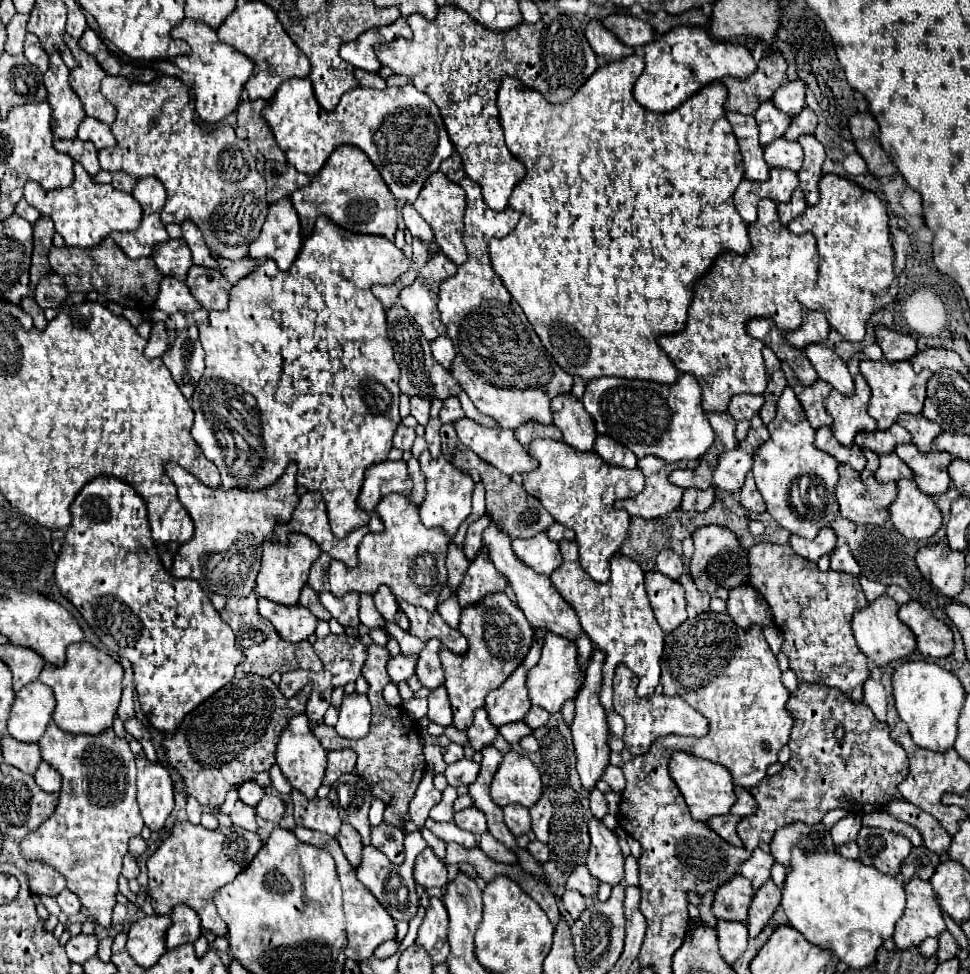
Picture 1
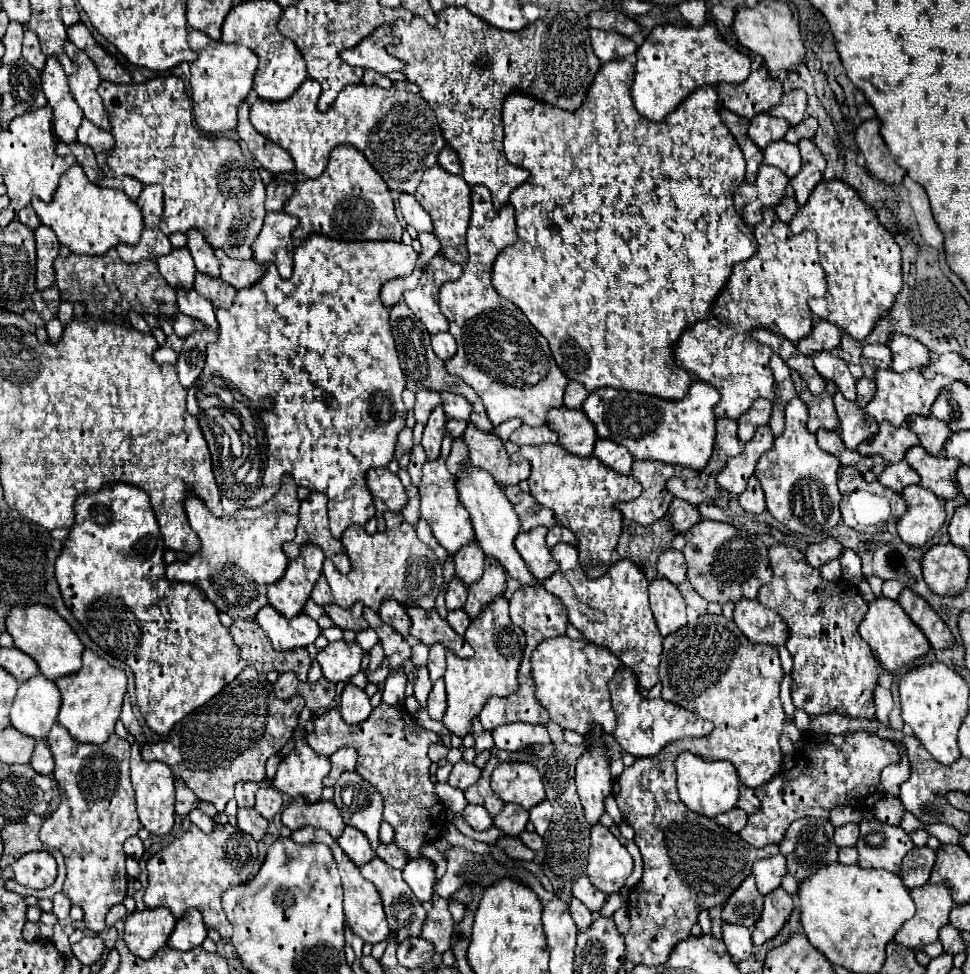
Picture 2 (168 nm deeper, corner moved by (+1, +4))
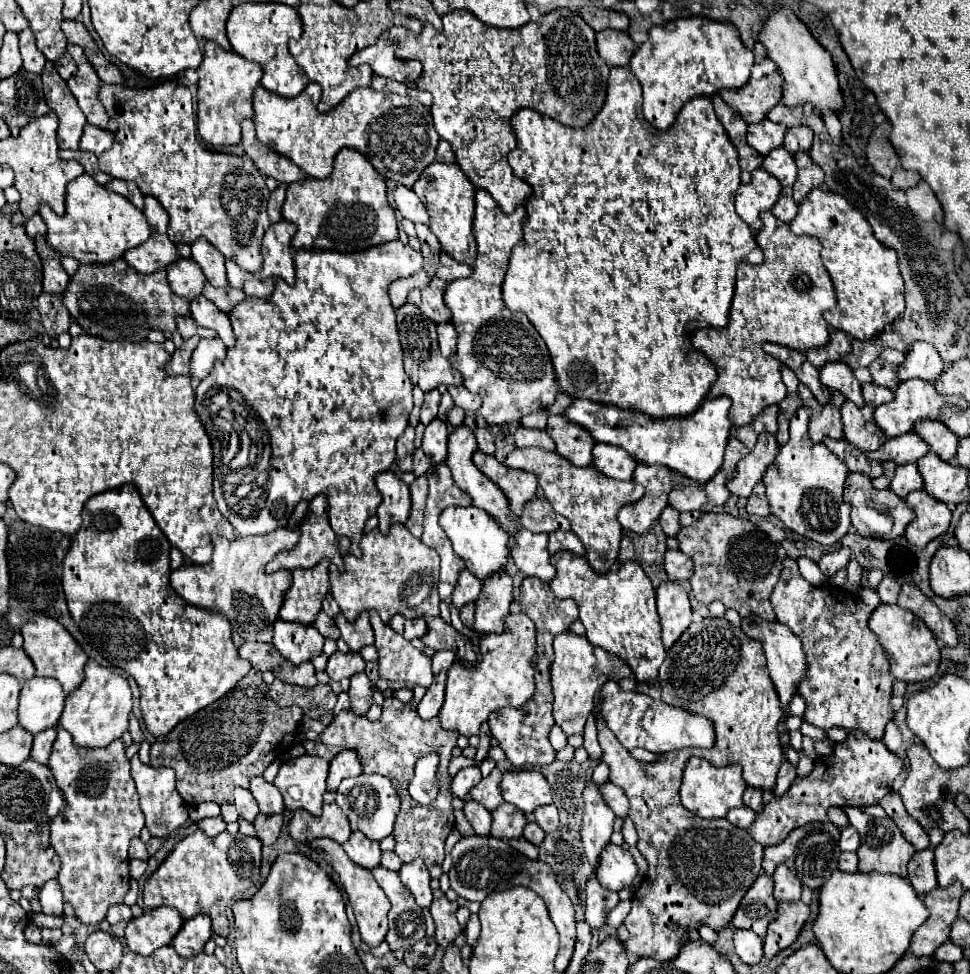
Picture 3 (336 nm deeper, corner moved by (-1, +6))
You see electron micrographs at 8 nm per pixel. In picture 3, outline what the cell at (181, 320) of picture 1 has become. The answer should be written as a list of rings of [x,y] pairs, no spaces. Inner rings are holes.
[[[178,316],[176,324],[178,324],[178,332],[182,334],[184,340],[188,340],[194,334],[198,334],[198,324],[192,318],[188,318],[188,316]]]

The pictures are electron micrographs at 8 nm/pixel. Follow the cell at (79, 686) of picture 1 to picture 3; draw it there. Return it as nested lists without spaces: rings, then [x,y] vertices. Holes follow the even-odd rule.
[[[94,660],[86,662],[84,682],[66,696],[66,708],[60,716],[60,726],[68,730],[76,746],[104,748],[128,730],[128,716],[132,712],[132,692],[128,680]]]

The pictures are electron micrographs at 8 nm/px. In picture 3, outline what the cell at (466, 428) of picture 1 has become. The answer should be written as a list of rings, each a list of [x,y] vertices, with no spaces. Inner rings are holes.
[[[476,450],[474,456],[472,456],[474,464],[492,480],[496,482],[504,494],[508,496],[510,500],[510,510],[512,514],[520,516],[522,514],[522,506],[532,500],[536,488],[538,488],[538,482],[536,482],[536,476],[532,472],[524,472],[524,470],[512,470],[508,468],[506,464],[498,462],[496,456],[492,454],[486,454],[482,450]]]

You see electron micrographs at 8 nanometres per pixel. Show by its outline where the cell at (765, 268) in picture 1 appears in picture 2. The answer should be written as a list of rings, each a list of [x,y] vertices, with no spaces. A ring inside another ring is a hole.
[[[764,208],[764,220],[754,228],[758,252],[734,266],[734,272],[716,298],[710,318],[686,330],[674,346],[674,358],[684,370],[720,392],[716,418],[738,420],[758,398],[774,400],[774,376],[768,366],[770,348],[752,338],[754,328],[766,328],[798,342],[812,332],[812,312],[808,298],[826,296],[826,278],[818,262],[816,236],[812,230],[792,234],[788,224],[776,218],[772,208]]]

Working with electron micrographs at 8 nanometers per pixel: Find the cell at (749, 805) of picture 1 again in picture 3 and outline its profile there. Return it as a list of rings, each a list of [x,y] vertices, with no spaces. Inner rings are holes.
[[[746,788],[744,790],[744,804],[748,806],[748,808],[752,808],[754,812],[760,812],[762,810],[762,792],[760,790],[756,790],[756,788]]]

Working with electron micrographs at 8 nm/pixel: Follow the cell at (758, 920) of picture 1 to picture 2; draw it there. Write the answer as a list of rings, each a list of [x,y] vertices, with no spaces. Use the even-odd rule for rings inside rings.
[[[778,888],[764,896],[764,910],[762,916],[752,930],[752,940],[756,946],[762,946],[766,940],[772,940],[786,924],[794,910],[794,900],[784,888]]]

